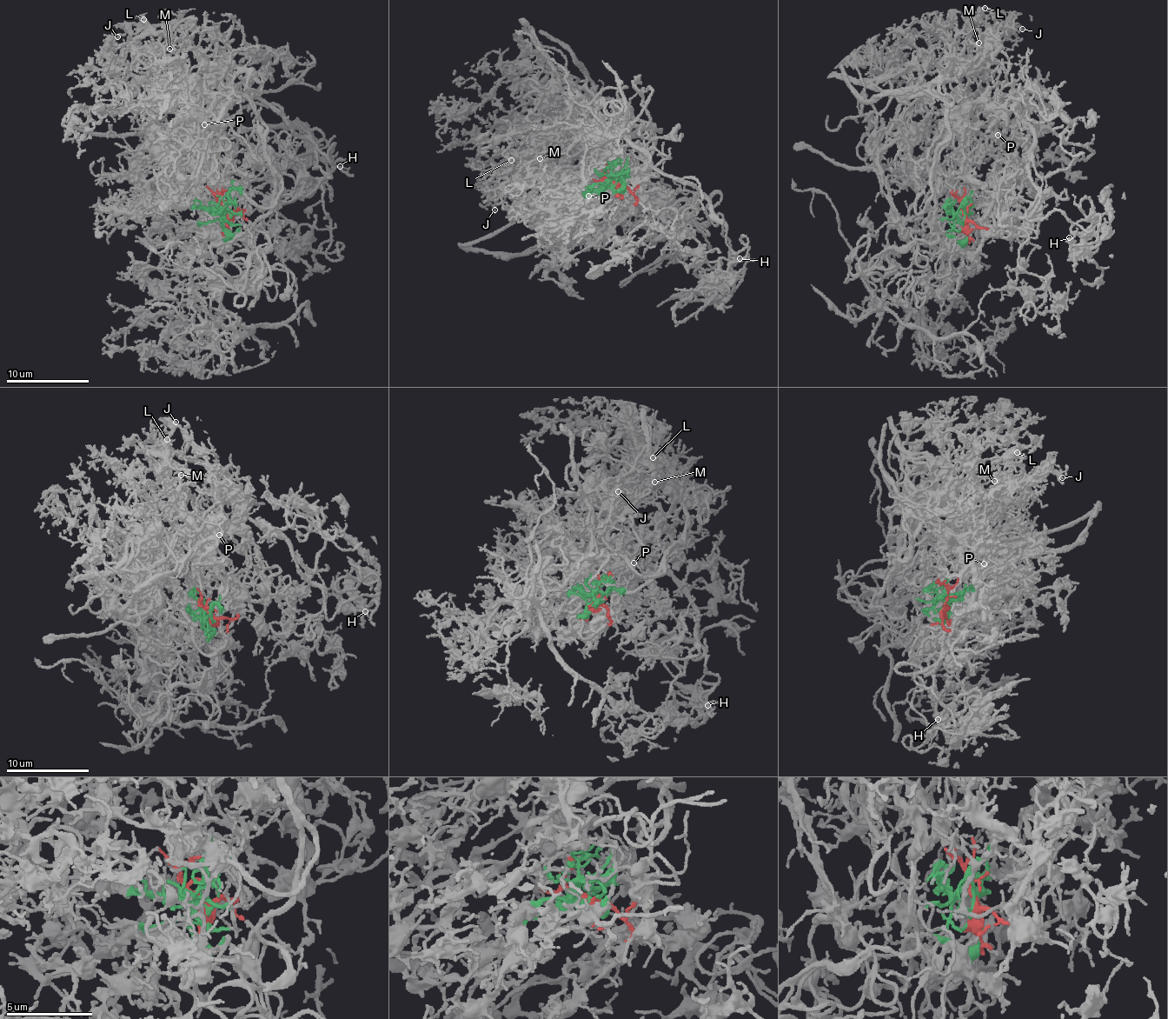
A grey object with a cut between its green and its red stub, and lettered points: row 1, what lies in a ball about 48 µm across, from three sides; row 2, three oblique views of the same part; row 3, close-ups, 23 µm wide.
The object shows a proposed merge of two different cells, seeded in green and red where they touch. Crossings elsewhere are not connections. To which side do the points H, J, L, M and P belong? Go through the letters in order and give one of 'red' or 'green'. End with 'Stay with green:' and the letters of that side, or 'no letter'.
H: red
J: green
L: green
M: green
P: green
Stay with green: J, L, M, P

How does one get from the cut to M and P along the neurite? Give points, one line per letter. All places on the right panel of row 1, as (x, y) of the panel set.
M: (965, 216), (988, 195), (994, 169), (997, 89), (974, 68), (991, 46), (978, 43)
P: (965, 216), (965, 208), (981, 205), (988, 195), (985, 178), (994, 169), (994, 152), (988, 138), (998, 134)

